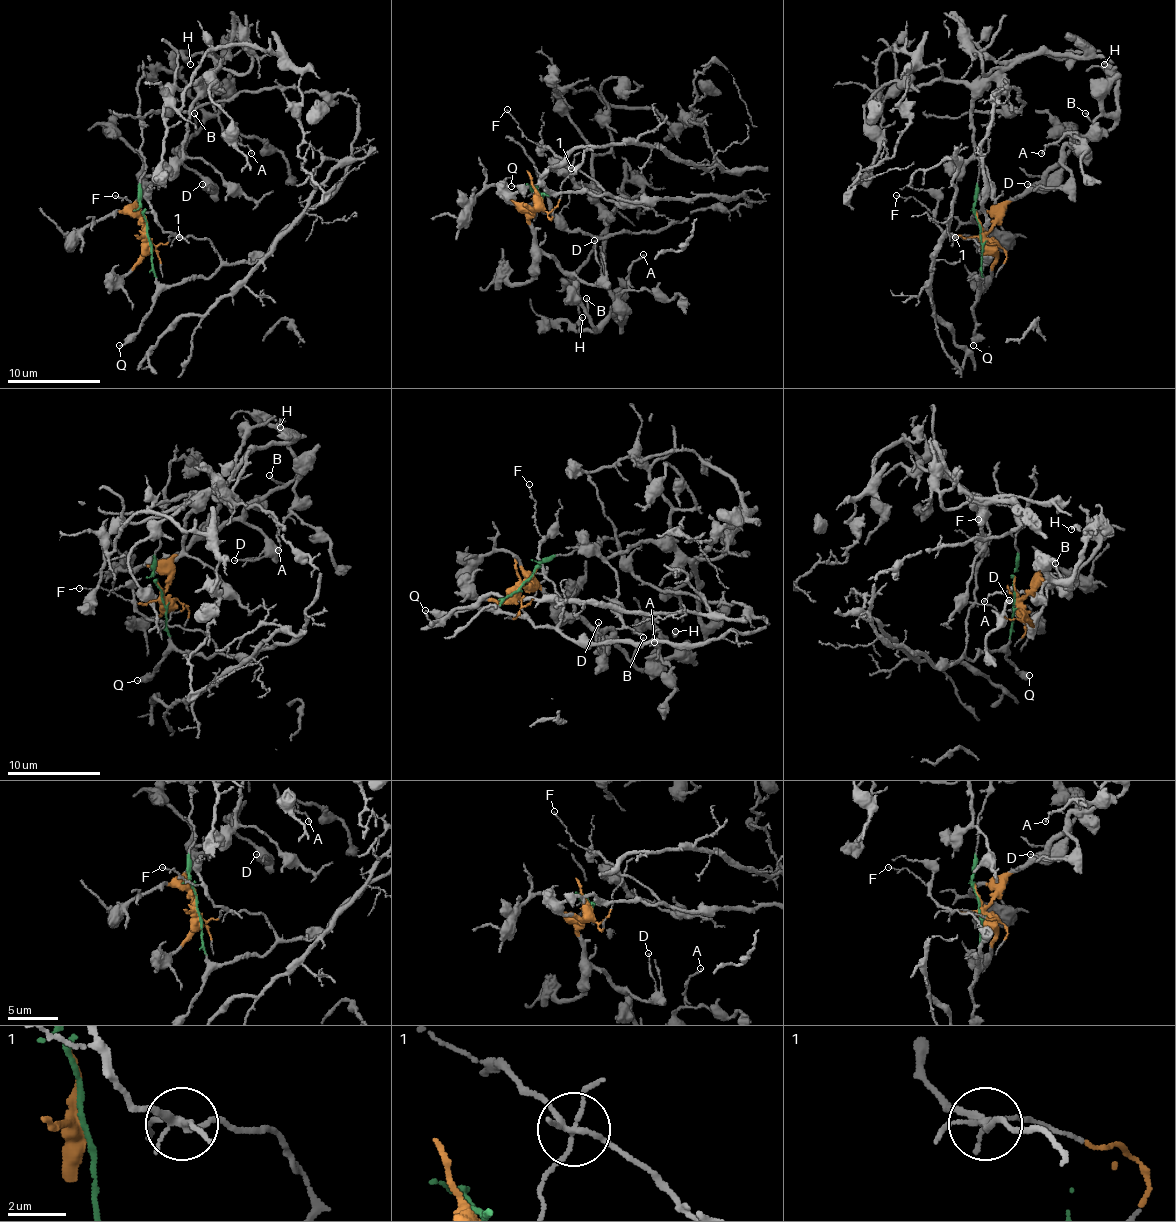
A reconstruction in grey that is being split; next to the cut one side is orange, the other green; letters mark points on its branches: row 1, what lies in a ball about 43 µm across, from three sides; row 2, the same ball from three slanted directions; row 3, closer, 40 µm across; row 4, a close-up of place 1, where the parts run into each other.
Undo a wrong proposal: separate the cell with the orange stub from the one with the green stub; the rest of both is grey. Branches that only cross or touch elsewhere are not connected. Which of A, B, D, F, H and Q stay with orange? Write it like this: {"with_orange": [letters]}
{"with_orange": ["A", "B", "D", "H"]}

